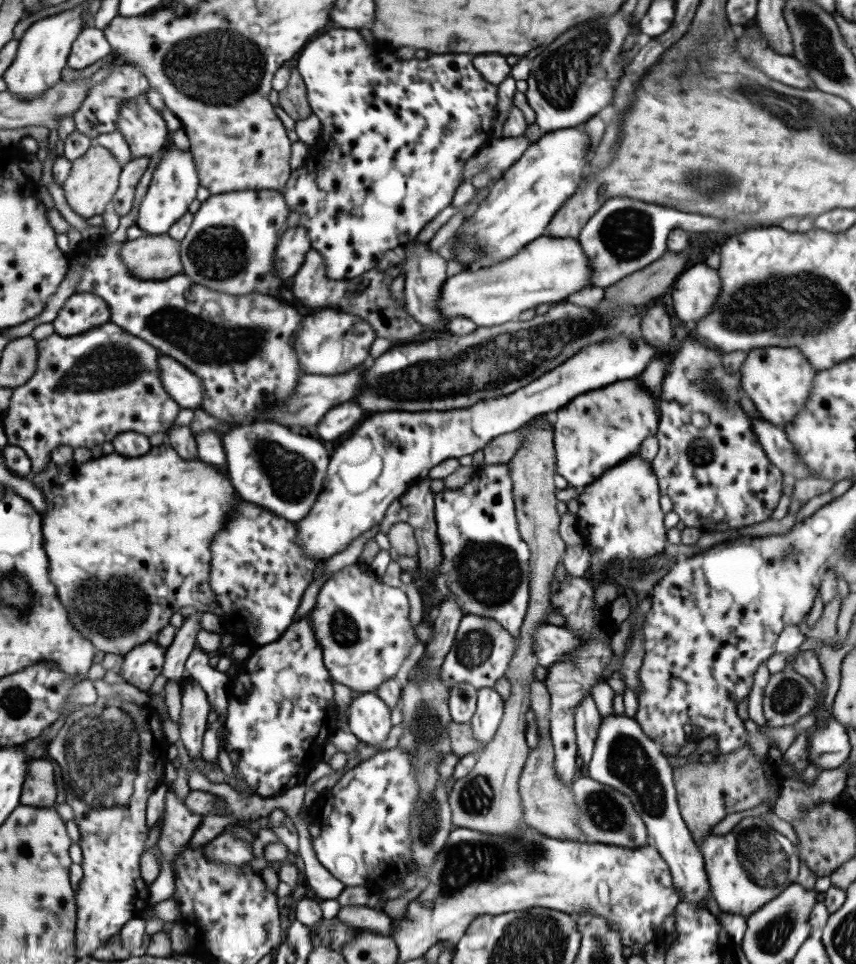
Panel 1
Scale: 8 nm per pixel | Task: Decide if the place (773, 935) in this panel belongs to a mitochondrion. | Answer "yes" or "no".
yes

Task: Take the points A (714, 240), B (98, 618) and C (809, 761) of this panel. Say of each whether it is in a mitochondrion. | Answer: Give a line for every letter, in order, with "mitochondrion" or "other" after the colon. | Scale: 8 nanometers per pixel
A: other
B: mitochondrion
C: other

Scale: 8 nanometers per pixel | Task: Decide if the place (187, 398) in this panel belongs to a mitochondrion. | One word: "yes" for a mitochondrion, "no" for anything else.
no

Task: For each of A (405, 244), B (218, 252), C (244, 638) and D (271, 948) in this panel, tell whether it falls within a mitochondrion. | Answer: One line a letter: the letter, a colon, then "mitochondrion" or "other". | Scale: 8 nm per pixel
A: other
B: mitochondrion
C: other
D: other

